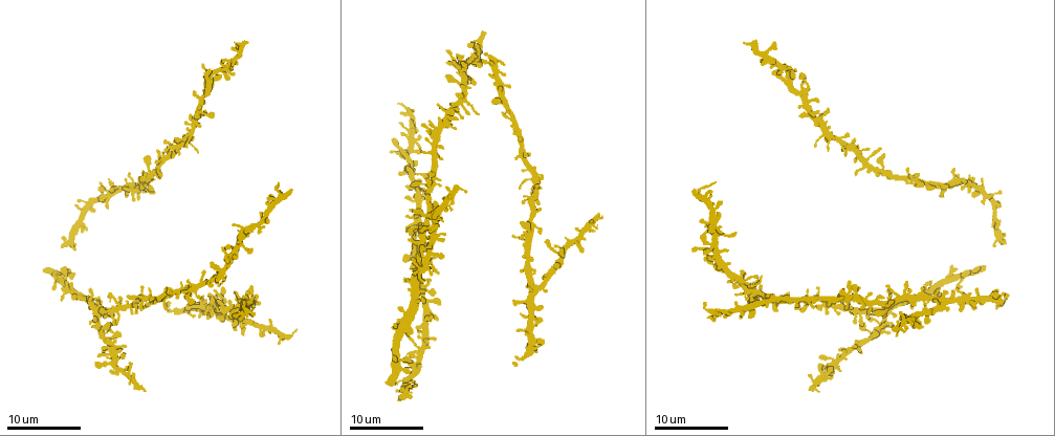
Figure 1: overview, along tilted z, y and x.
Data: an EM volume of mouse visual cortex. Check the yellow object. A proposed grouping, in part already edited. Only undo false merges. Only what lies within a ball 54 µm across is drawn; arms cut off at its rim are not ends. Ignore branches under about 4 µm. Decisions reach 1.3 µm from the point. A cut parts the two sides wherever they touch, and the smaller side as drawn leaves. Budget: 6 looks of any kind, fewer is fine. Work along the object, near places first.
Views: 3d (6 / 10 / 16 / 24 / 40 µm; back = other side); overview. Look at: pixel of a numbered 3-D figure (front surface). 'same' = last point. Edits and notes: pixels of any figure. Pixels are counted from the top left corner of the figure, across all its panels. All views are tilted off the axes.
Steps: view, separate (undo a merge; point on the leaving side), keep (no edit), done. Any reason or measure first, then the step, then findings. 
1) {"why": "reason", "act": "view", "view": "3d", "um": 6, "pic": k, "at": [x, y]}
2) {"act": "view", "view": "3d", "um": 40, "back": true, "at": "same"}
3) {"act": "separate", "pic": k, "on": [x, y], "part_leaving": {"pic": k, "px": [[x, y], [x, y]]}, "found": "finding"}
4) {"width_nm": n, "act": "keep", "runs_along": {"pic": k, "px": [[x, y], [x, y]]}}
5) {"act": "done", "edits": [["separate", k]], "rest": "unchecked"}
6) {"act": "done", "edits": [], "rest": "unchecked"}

{"why": "three arms meet", "act": "view", "view": "3d", "um": 10, "pic": 1, "at": [774, 300]}

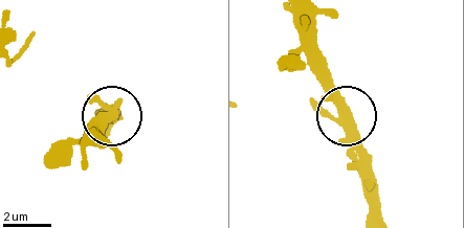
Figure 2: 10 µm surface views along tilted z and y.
{"act": "view", "view": "3d", "um": 10, "back": true, "pic": 2, "at": [346, 114]}

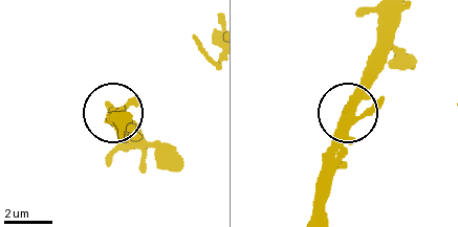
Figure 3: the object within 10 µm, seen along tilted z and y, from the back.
{"width_nm": 370, "act": "keep", "found": "one neuron here"}

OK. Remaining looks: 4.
{"why": "branch point", "act": "view", "view": "3d", "um": 10, "pic": 1, "at": [537, 289]}

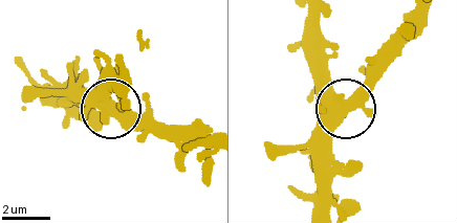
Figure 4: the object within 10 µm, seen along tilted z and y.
{"side_arm_um": 12, "act": "keep", "found": "all the same neuron"}

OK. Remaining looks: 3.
{"why": "arms run side by side", "act": "view", "view": "3d", "um": 10, "pic": 1, "at": [245, 322]}

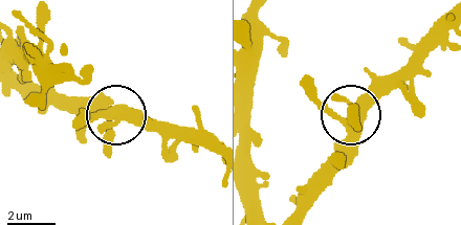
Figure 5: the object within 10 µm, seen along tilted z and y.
{"act": "keep", "found": "one neuron here"}

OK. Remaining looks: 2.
{"act": "done", "edits": [], "rest": "unchecked"}

